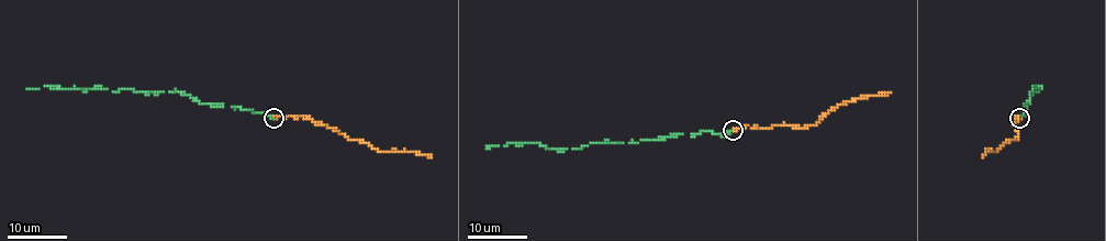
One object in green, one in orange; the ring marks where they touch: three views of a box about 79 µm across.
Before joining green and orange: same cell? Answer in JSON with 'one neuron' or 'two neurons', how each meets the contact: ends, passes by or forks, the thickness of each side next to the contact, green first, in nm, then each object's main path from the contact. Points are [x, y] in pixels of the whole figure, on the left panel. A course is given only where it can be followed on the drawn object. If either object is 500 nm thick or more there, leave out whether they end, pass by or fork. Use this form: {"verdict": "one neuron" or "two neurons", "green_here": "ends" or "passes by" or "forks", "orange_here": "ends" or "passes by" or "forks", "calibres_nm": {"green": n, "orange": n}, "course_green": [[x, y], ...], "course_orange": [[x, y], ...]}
{"verdict": "one neuron", "green_here": "ends", "orange_here": "ends", "calibres_nm": {"green": 320, "orange": 90}, "course_green": [[272, 118], [260, 112], [212, 106], [170, 91], [157, 94], [45, 85], [26, 88]], "course_orange": [[275, 118], [309, 117], [336, 129], [347, 138], [364, 140], [377, 151], [408, 151], [426, 154], [431, 159]]}

